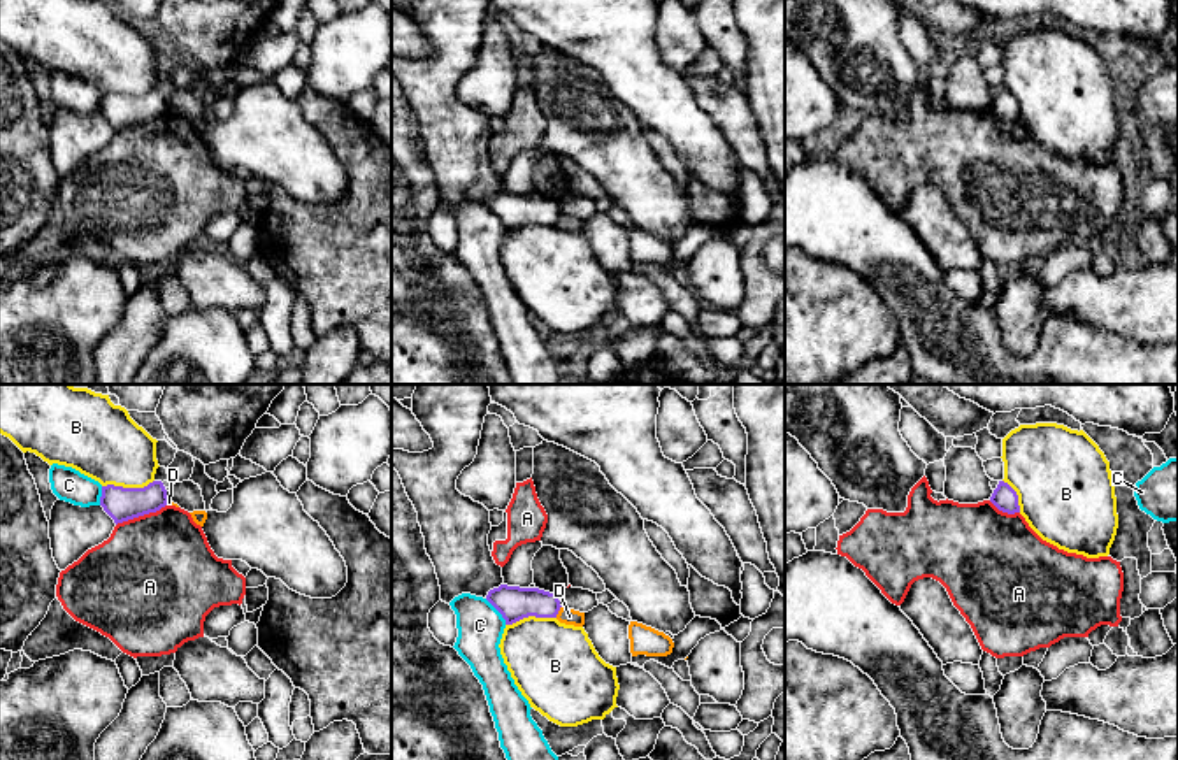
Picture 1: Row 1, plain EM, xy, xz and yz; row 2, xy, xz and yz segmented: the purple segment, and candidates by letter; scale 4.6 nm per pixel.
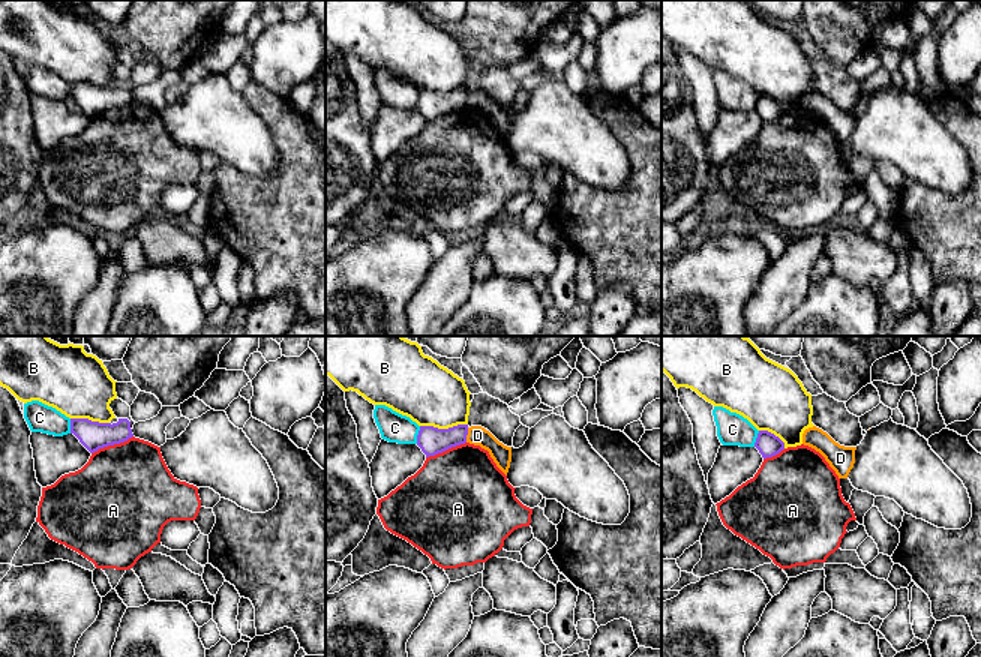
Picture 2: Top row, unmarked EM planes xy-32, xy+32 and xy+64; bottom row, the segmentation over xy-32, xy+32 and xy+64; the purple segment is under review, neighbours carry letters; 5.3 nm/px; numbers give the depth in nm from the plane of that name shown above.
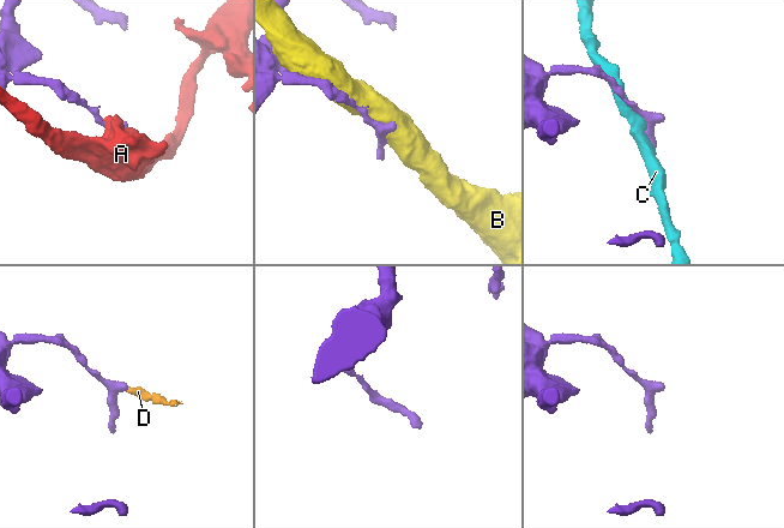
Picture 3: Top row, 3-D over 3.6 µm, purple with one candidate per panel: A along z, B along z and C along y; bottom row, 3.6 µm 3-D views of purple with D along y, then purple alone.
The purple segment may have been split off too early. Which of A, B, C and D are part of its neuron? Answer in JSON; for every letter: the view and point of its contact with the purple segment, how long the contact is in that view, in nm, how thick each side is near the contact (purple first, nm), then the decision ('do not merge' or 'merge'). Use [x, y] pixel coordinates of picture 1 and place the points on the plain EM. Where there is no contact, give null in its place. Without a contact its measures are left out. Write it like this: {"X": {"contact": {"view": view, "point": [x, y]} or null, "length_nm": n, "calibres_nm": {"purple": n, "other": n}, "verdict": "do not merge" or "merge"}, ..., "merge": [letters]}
{"A": {"contact": {"view": "xy", "point": [141, 121]}, "length_nm": 260, "calibres_nm": {"purple": 160, "other": 500}, "verdict": "do not merge"}, "B": {"contact": {"view": "xy", "point": [127, 95]}, "length_nm": 240, "calibres_nm": {"purple": 160, "other": 340}, "verdict": "do not merge"}, "C": {"contact": {"view": "xz", "point": [497, 216]}, "length_nm": 160, "calibres_nm": {"purple": 160, "other": 220}, "verdict": "do not merge"}, "D": {"contact": {"view": "xz", "point": [559, 216]}, "length_nm": 60, "calibres_nm": {"purple": 160, "other": 80}, "verdict": "do not merge"}, "merge": []}

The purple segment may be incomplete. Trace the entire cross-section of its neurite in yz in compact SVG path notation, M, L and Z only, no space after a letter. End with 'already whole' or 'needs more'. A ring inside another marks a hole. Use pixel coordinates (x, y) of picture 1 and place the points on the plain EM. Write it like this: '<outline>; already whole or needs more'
M999 88L997 95L990 104L990 109L1002 119L1020 119L1016 98L1004 88Z; already whole

